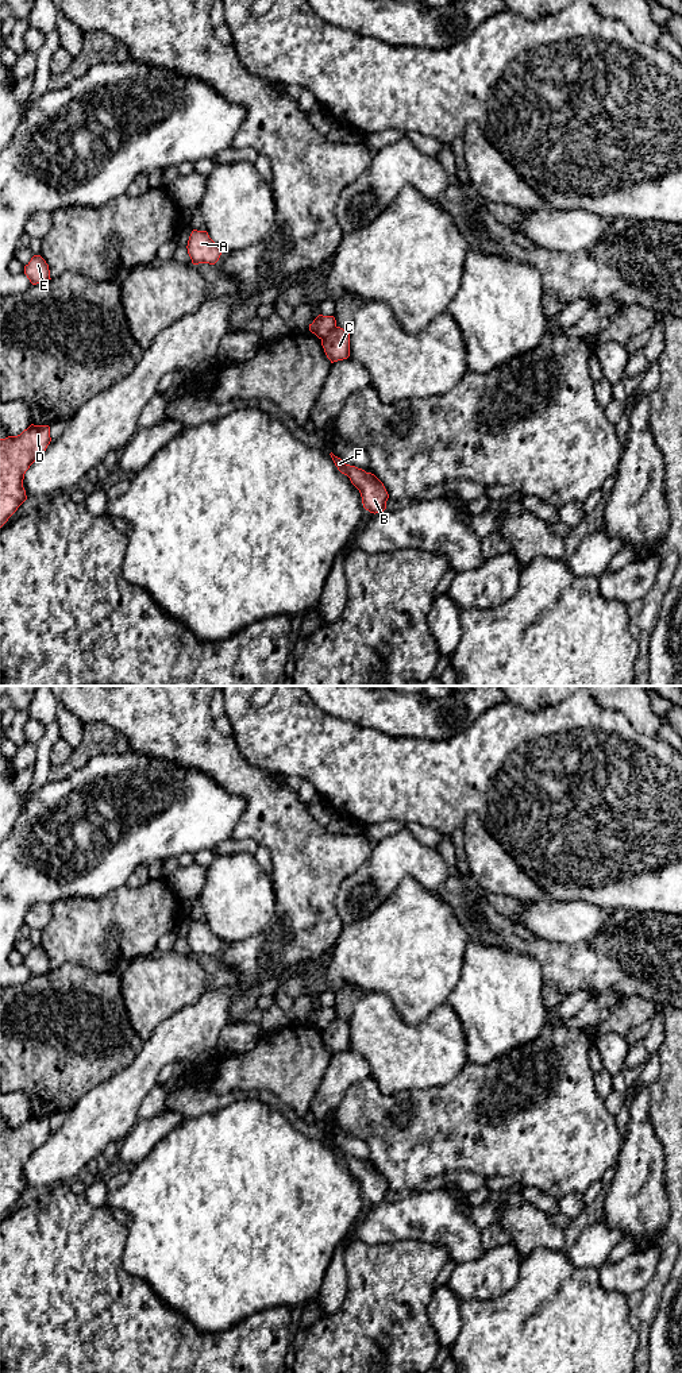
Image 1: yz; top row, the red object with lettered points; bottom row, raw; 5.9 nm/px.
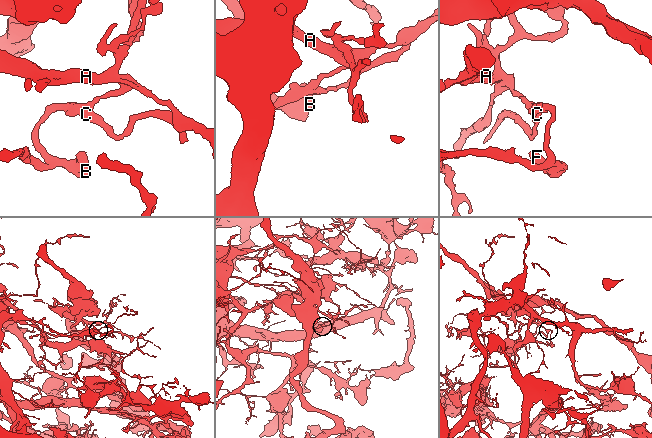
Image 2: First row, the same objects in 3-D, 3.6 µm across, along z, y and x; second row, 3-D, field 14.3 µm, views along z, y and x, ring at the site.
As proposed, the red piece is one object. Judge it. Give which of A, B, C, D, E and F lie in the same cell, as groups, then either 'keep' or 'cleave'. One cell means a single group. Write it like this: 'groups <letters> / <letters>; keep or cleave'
groups A / B C D E F; cleave

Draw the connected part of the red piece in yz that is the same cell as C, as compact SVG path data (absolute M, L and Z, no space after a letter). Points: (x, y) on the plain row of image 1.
M336 1018L321 1030L321 1037L331 1054L347 1050L350 1048L350 1025L347 1021Z

